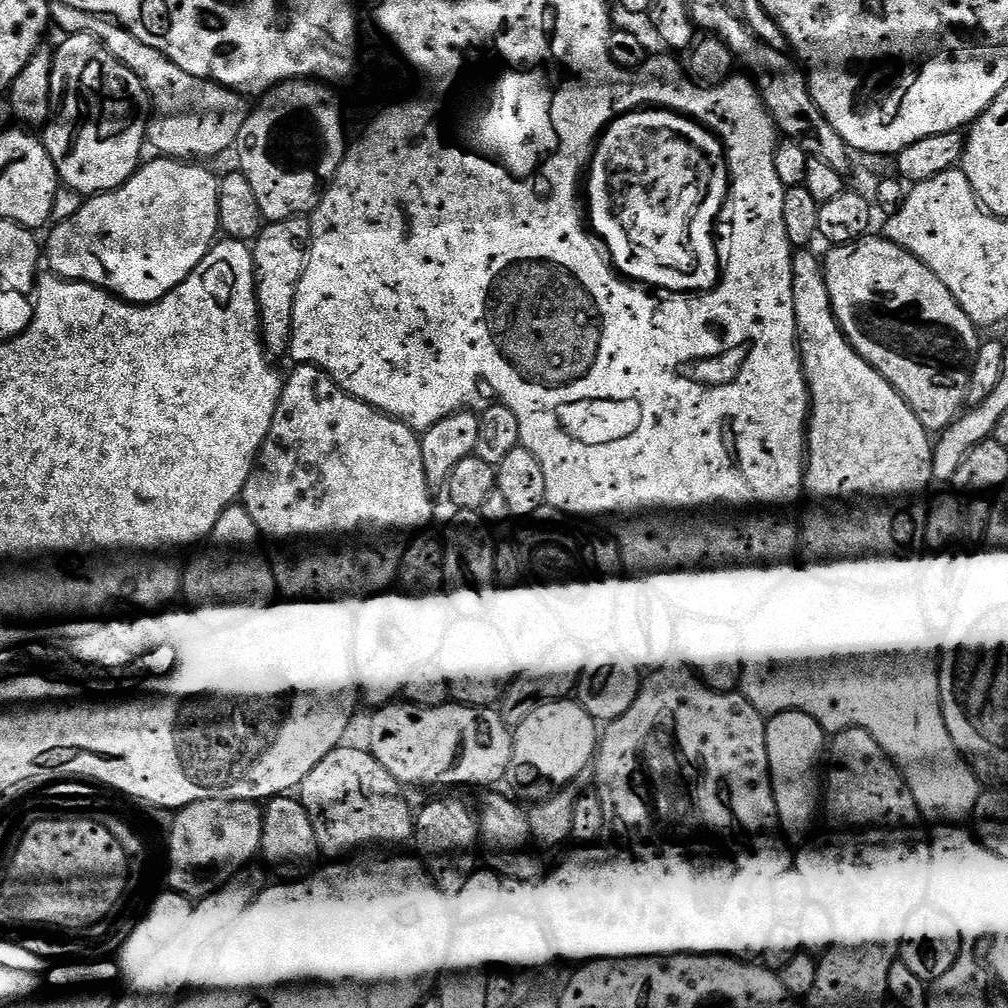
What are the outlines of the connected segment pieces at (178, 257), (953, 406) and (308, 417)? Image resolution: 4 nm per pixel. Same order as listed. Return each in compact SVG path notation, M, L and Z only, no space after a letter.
M159 158L141 163L136 172L124 183L114 190L102 192L85 199L84 205L74 214L74 218L66 218L55 225L56 229L48 236L48 248L46 244L46 264L48 264L55 275L60 276L63 280L80 280L83 284L93 284L96 288L104 288L114 296L128 301L129 304L153 304L158 302L170 290L174 290L180 283L192 273L206 258L206 254L211 250L212 245L218 239L220 232L220 219L218 218L218 190L220 182L217 173L212 173L210 169L203 168L200 164L187 164L189 161L184 158Z
M865 234L849 244L829 247L828 257L823 257L826 290L830 290L832 309L844 337L852 343L852 349L870 362L894 390L898 390L929 434L939 434L954 423L968 400L972 367L982 343L981 333L966 310L958 306L954 294L946 290L946 282L942 282L930 266L893 240L872 235Z
M296 364L293 372L286 376L284 389L280 391L278 406L274 410L274 422L266 434L256 456L256 464L252 468L250 478L246 478L246 486L242 493L243 507L252 515L256 531L261 537L268 539L272 547L270 567L277 589L281 588L288 598L348 598L356 596L364 598L387 589L391 580L397 579L400 560L404 557L404 549L413 534L419 533L432 520L433 489L428 486L426 469L422 467L422 446L420 436L415 428L403 424L385 412L379 412L374 406L354 398L345 388L341 388L327 372L313 364Z

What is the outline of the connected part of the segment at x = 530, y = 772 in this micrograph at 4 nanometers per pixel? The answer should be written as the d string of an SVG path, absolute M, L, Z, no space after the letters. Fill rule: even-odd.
M561 698L545 700L533 707L532 713L522 723L515 725L512 738L512 767L510 781L531 802L547 800L561 788L567 788L573 783L575 776L584 772L584 767L593 763L598 752L598 724L592 715L575 699Z

